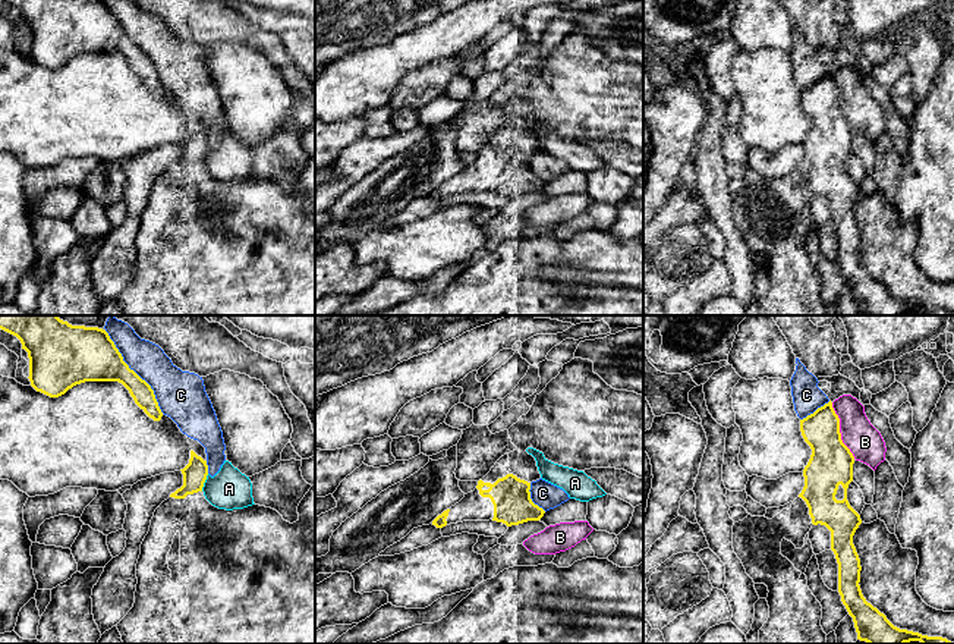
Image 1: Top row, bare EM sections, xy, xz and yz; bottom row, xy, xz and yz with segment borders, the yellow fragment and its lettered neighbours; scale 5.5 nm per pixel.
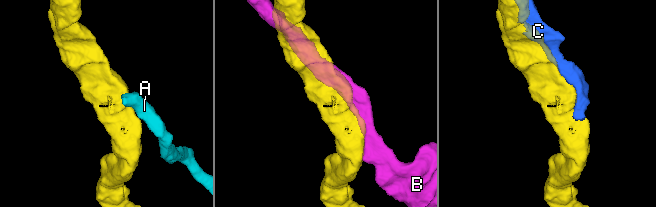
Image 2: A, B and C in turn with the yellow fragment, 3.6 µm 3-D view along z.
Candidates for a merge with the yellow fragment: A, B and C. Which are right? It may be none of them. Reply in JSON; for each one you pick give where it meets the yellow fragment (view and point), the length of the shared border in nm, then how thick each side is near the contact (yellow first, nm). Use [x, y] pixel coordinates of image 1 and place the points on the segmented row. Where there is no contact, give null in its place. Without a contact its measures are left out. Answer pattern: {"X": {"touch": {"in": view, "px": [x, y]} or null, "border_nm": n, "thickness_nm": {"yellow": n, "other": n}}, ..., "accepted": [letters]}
{"accepted": []}

